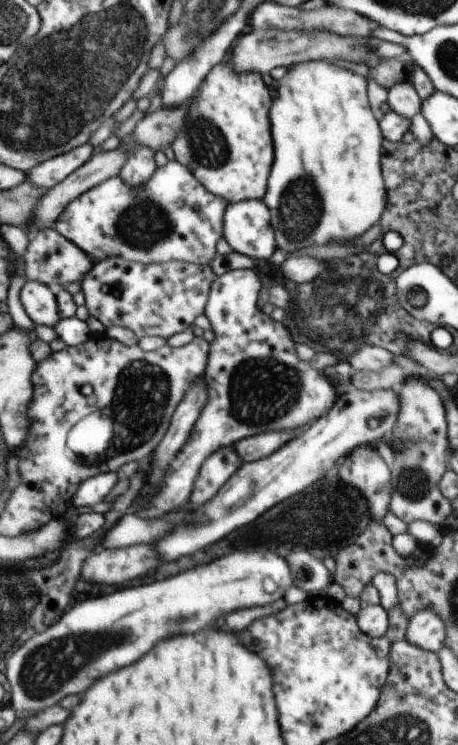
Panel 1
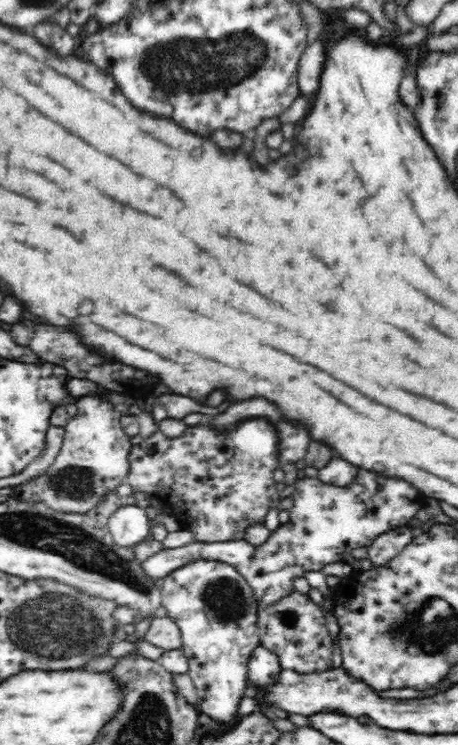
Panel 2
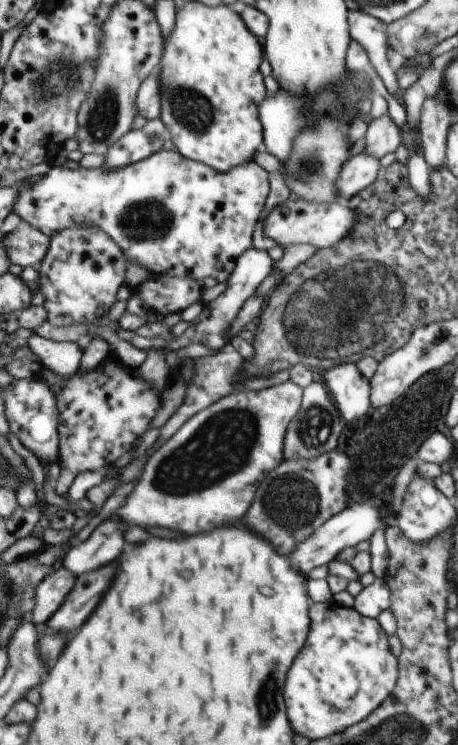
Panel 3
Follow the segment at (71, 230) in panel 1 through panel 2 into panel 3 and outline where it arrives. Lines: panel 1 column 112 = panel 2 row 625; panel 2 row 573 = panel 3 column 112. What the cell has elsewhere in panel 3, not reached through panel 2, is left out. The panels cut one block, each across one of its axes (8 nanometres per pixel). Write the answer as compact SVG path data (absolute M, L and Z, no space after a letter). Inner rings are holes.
M161 149L159 152L152 154L144 161L136 162L130 167L109 172L106 168L98 168L95 170L86 170L79 168L78 170L69 170L63 166L60 162L53 163L53 168L49 173L42 176L41 180L37 184L32 184L29 179L25 180L25 183L21 186L21 196L17 201L15 212L20 215L22 221L27 221L39 230L44 228L52 229L53 233L70 229L73 227L102 227L106 230L115 240L123 247L123 250L127 254L129 261L146 265L147 268L156 274L156 276L169 275L170 277L187 277L194 278L196 281L206 280L209 277L216 278L218 282L224 282L234 272L236 266L236 258L238 254L244 254L252 246L252 230L262 214L262 208L264 208L264 202L266 202L266 196L268 196L268 172L264 168L260 168L255 161L244 162L243 165L236 166L229 172L222 173L213 170L206 164L199 161L192 161L180 155L179 152Z

